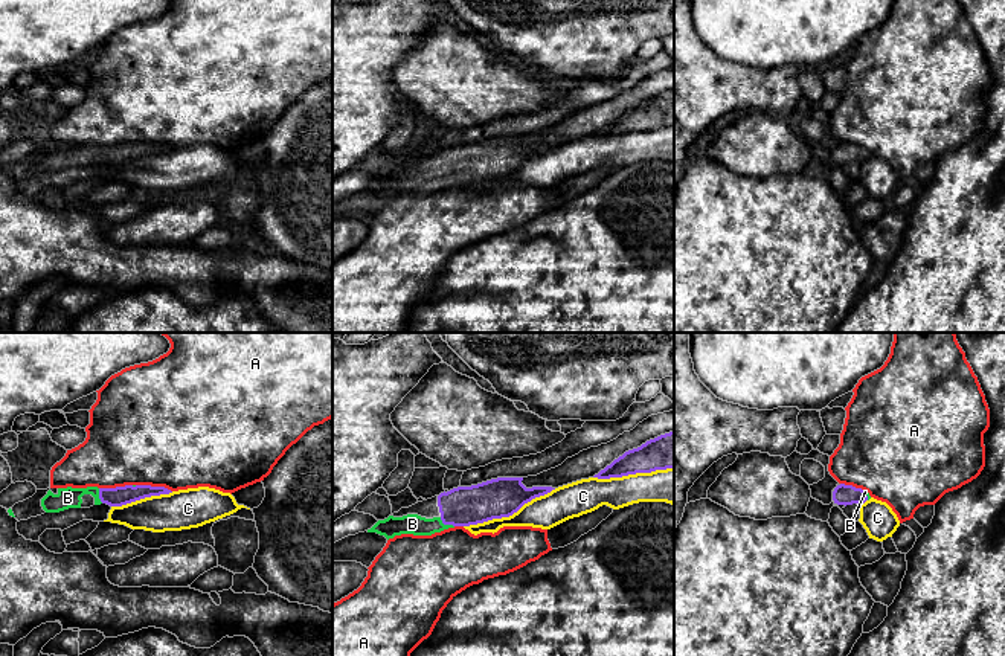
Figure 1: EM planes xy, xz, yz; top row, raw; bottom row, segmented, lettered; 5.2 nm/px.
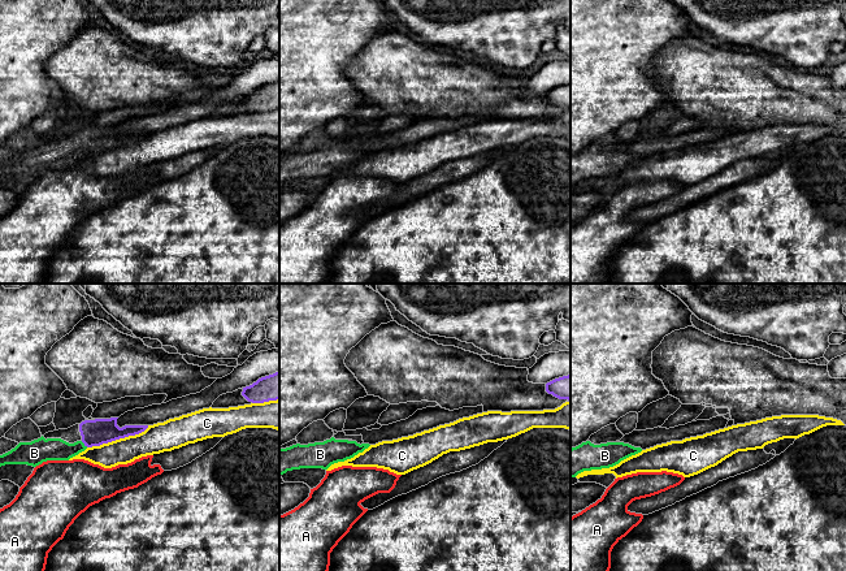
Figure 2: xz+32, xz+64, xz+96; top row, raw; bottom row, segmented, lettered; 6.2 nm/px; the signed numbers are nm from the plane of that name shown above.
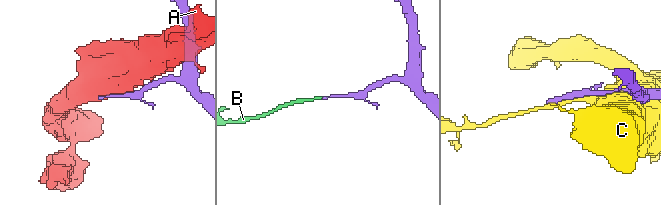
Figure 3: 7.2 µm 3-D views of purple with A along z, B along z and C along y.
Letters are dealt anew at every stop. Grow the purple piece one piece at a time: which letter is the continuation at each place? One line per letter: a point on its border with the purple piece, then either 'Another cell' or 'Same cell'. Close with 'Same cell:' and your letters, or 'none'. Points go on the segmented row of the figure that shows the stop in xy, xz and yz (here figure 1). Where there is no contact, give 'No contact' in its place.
A: Touches purple at xy (154, 487). Another cell
B: Touches purple at xz (446, 524). Same cell
C: Touches purple at xz (510, 514). Another cell
Same cell: B

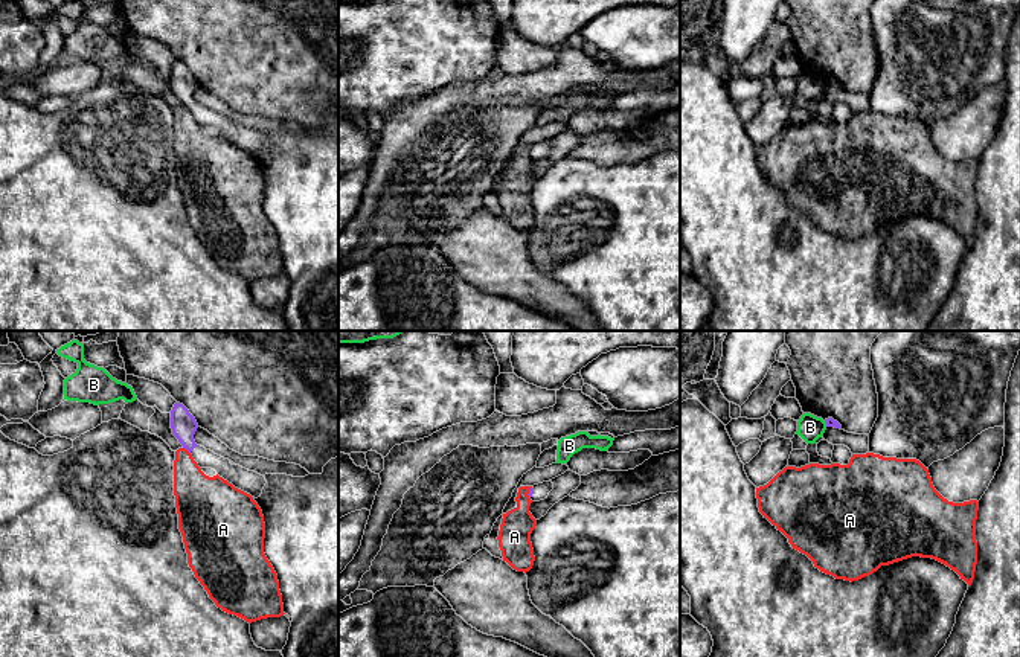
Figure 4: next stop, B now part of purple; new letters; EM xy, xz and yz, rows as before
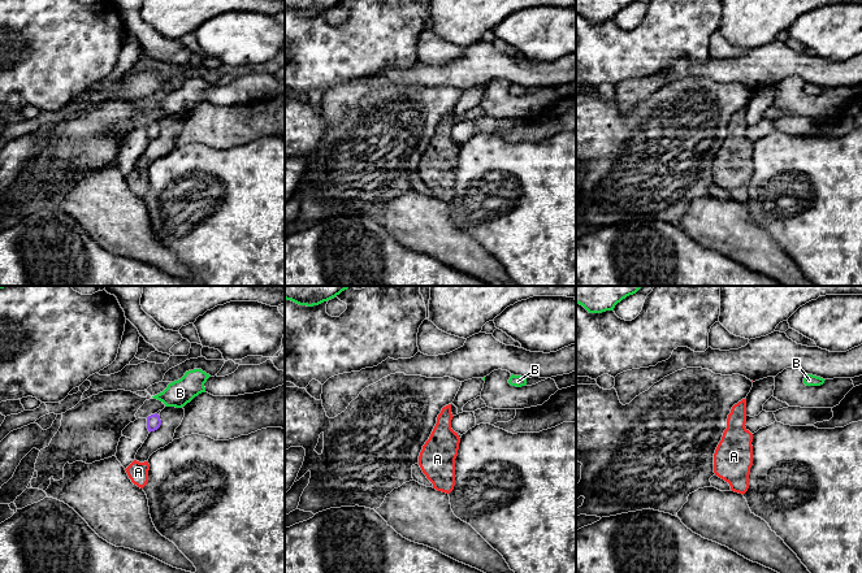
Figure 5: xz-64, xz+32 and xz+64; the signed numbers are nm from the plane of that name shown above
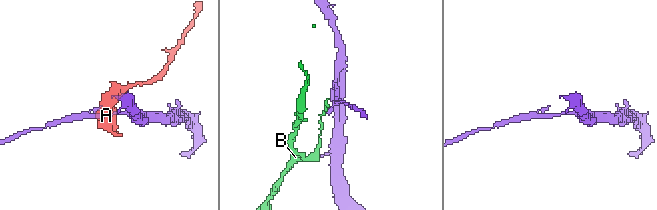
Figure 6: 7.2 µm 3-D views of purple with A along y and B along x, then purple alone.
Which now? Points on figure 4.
A: Touches purple at xy (186, 448). Another cell
B: Touches purple at yz (827, 424). Another cell
Same cell: none

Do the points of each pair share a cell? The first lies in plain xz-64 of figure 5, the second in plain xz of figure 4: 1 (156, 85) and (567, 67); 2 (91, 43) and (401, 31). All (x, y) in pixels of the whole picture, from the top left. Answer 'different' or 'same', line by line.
1: same
2: same

